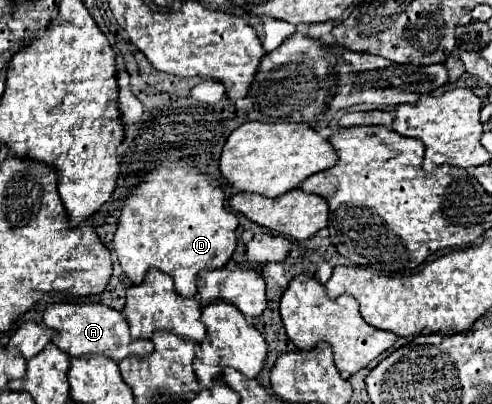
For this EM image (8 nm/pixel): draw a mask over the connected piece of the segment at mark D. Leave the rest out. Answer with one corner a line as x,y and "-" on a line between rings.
164,158
130,192
122,206
114,234
114,250
126,276
140,284
150,268
172,276
184,298
196,294
196,274
204,268
222,268
236,250
238,218
224,206
220,182
200,172
192,158

